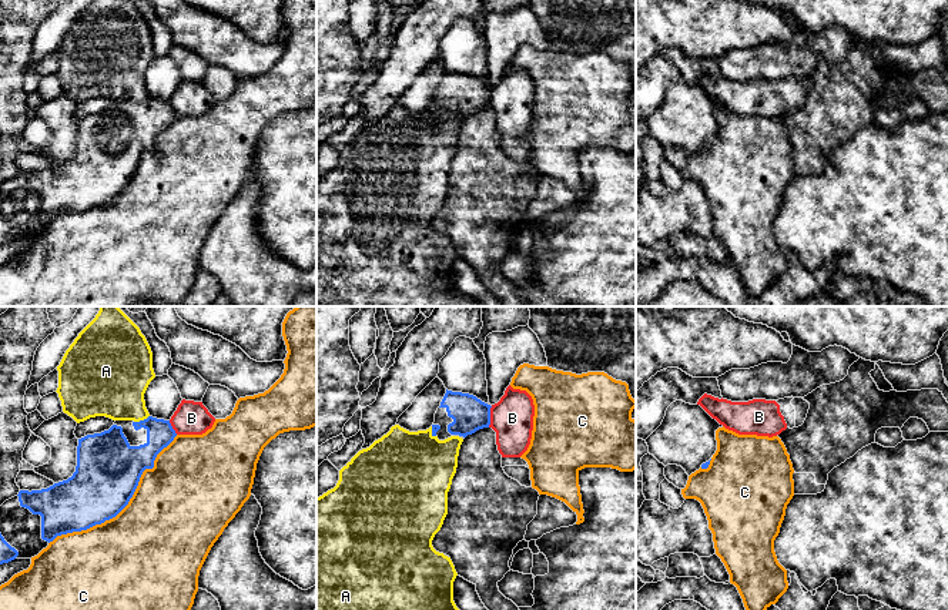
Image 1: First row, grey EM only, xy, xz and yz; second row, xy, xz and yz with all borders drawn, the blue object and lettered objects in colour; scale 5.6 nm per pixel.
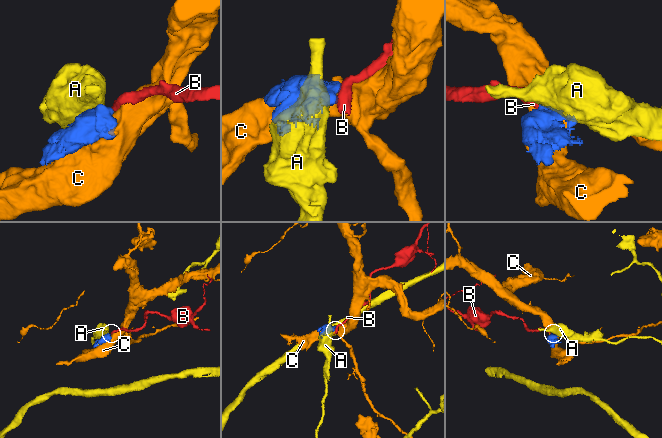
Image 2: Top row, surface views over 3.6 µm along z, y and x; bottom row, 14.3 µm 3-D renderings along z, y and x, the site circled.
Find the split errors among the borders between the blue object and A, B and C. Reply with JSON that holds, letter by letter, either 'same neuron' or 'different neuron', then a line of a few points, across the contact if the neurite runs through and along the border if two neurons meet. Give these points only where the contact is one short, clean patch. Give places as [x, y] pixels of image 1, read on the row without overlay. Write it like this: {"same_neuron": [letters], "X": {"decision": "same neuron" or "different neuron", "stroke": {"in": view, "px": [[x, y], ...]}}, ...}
{"same_neuron": [], "A": {"decision": "different neuron"}, "B": {"decision": "different neuron", "stroke": {"in": "xz", "px": [[492, 87], [488, 107]]}}, "C": {"decision": "different neuron"}}

